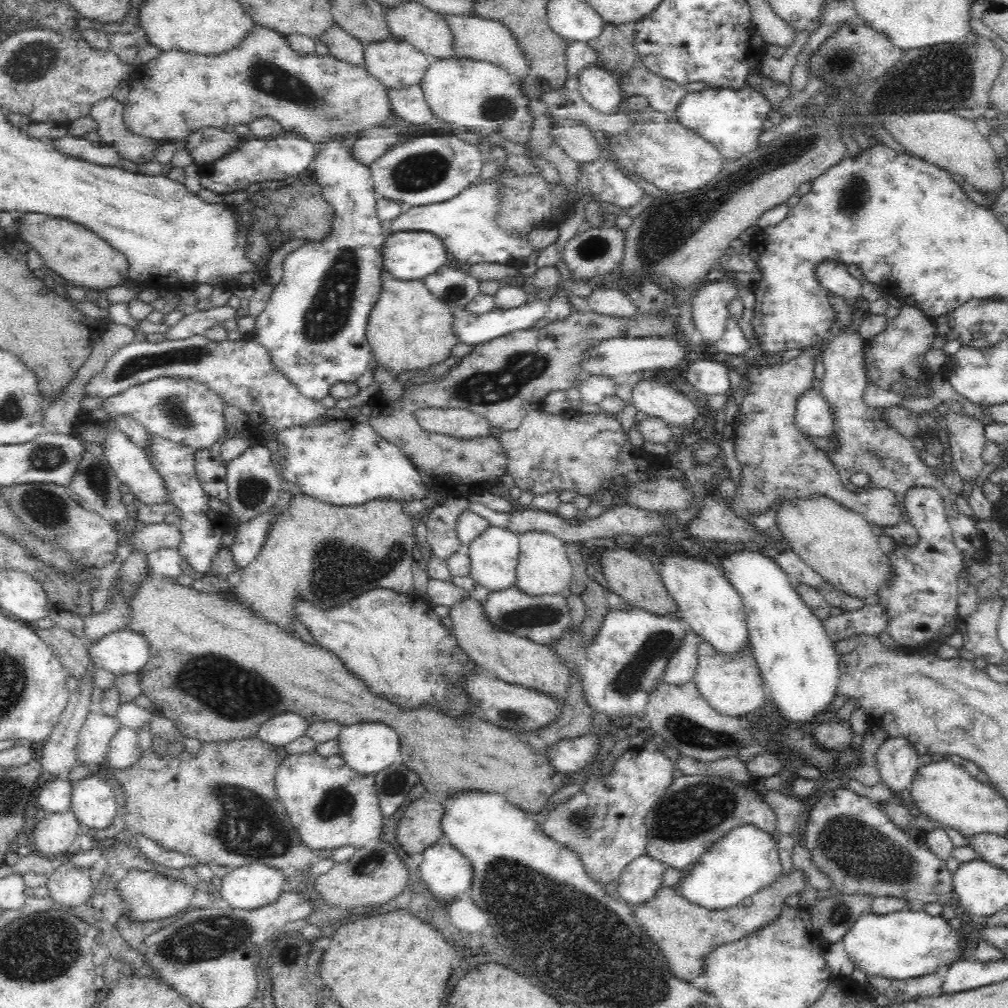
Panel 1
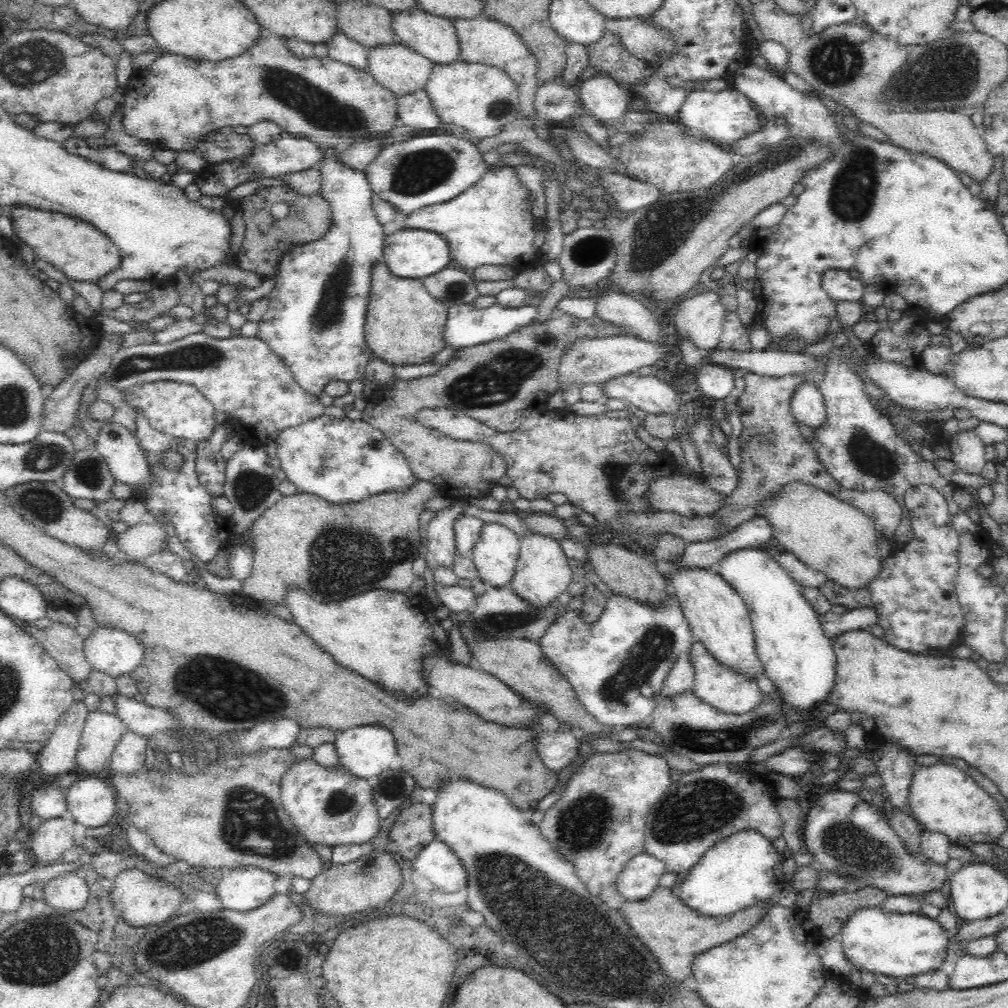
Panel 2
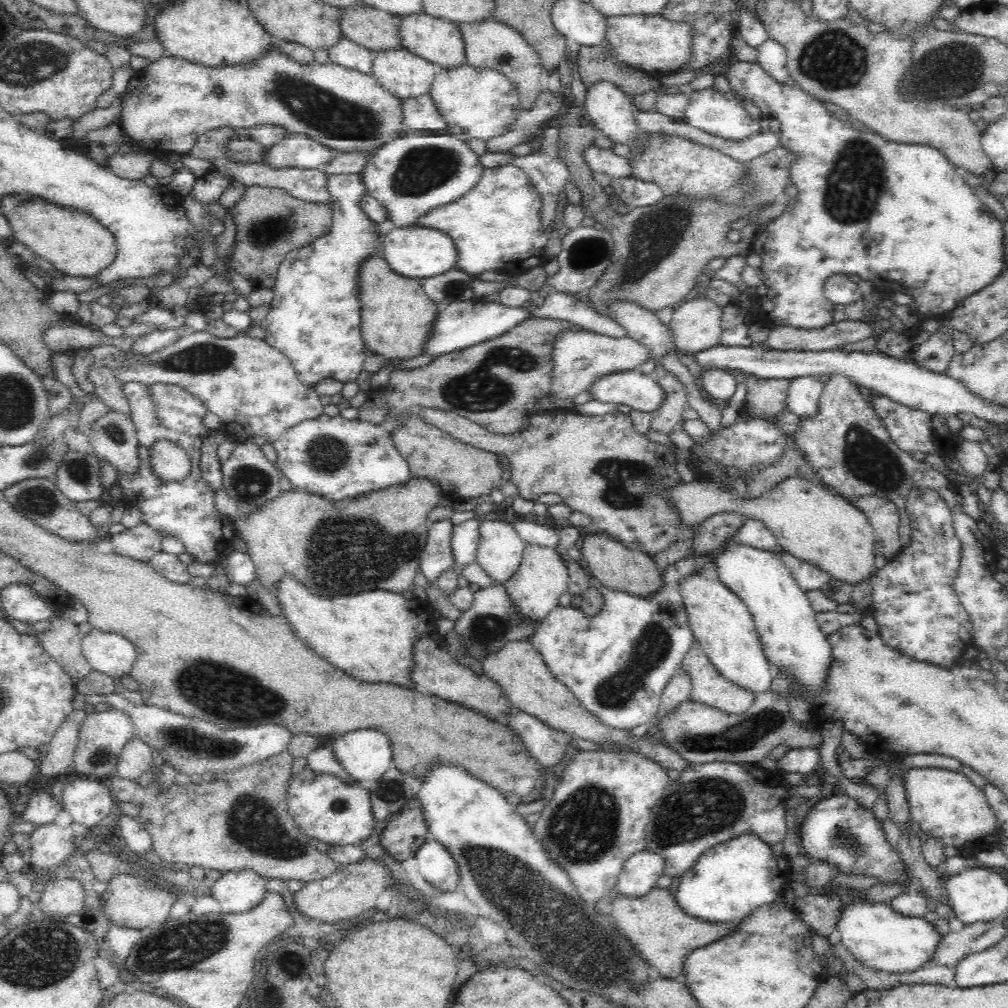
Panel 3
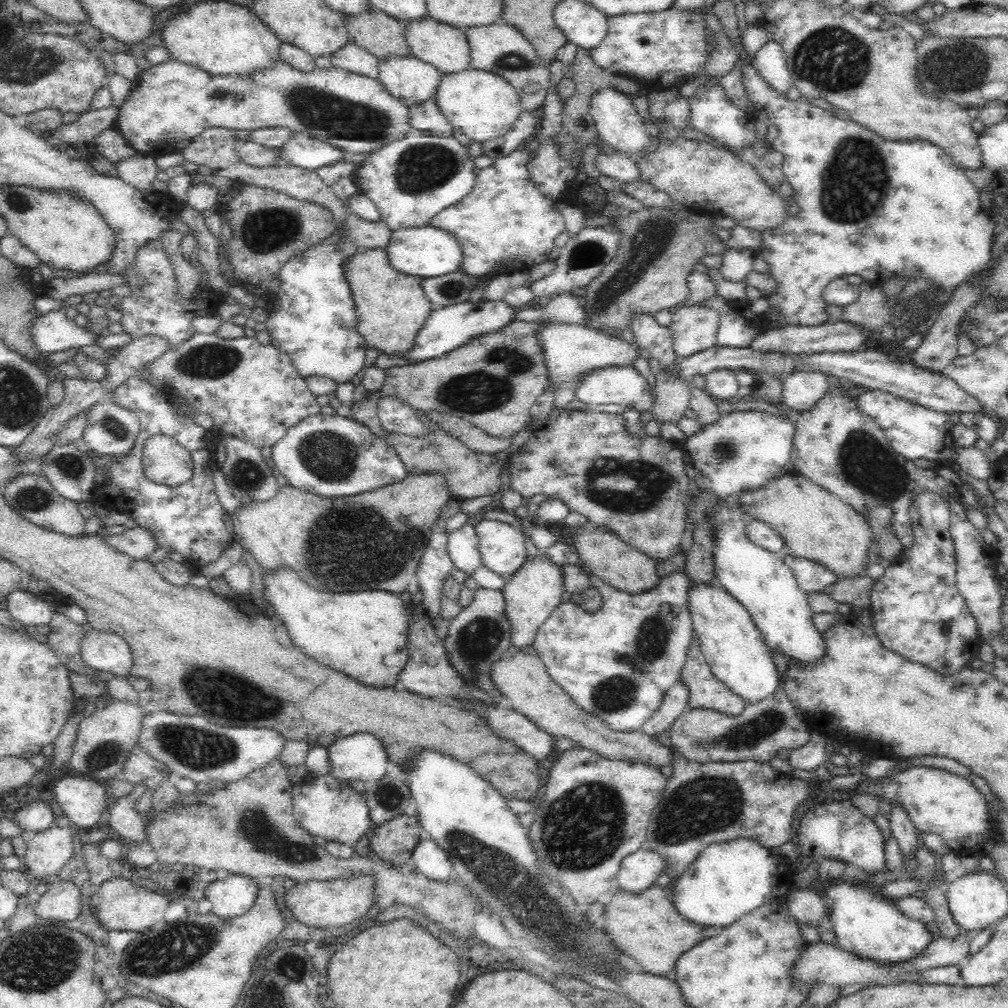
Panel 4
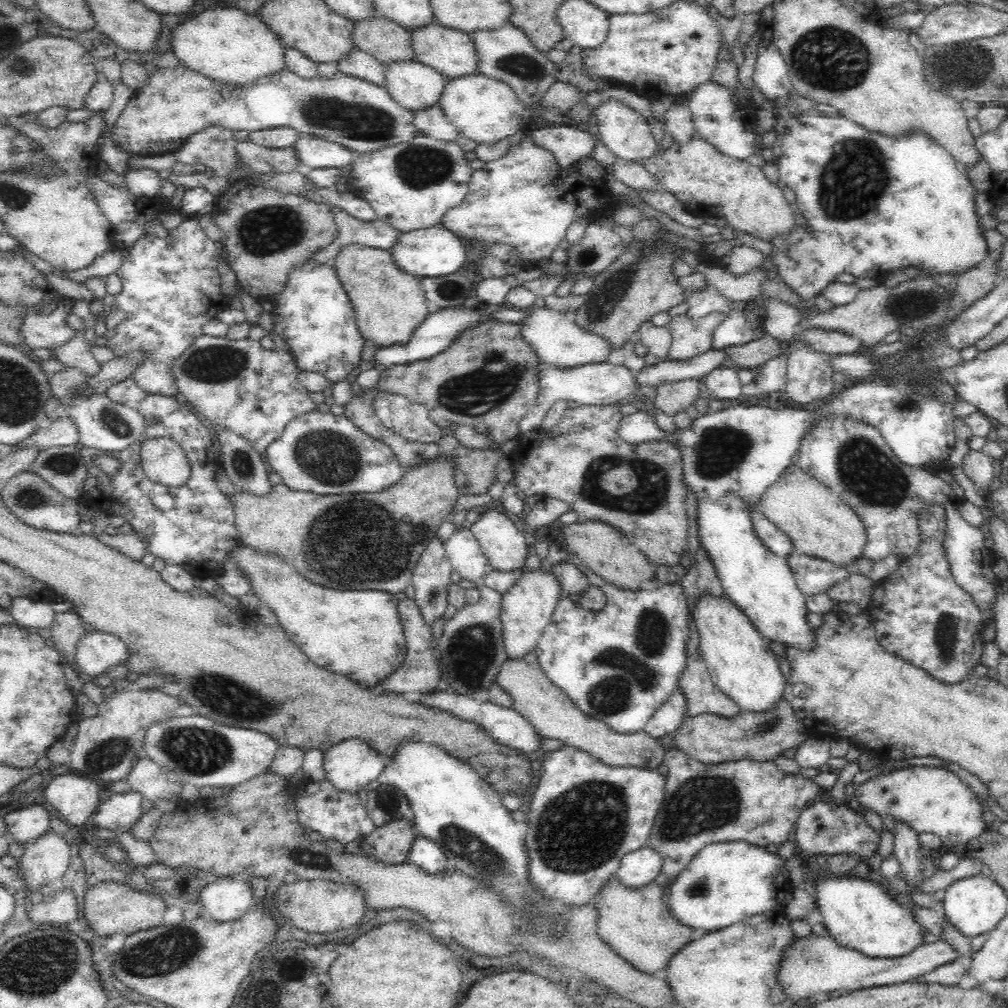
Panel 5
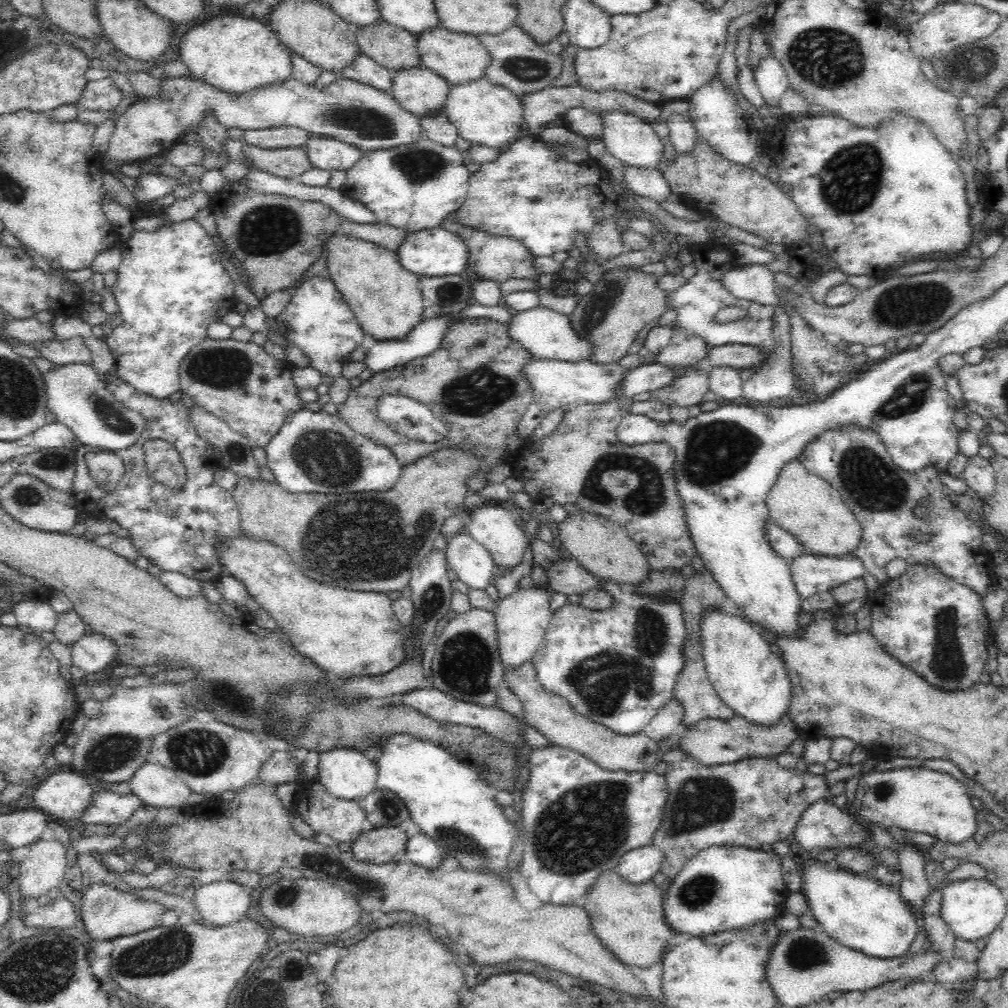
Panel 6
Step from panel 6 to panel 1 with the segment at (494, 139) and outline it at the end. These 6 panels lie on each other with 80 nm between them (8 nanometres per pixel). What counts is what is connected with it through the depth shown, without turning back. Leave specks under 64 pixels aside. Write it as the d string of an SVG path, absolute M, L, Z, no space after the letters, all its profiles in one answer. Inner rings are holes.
M452 56L446 60L430 60L421 82L423 93L436 117L480 134L481 138L496 134L520 106L522 96L518 84L506 70L494 63Z

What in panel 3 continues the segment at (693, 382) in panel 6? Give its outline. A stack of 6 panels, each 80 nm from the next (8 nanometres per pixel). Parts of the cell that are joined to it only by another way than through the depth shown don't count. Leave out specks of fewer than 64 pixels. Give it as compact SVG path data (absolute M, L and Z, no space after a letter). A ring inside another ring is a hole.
M656 364L651 376L665 394L662 405L650 412L651 428L668 435L674 431L677 424L683 422L682 413L684 408L689 406L687 390L678 378L667 372L661 364Z

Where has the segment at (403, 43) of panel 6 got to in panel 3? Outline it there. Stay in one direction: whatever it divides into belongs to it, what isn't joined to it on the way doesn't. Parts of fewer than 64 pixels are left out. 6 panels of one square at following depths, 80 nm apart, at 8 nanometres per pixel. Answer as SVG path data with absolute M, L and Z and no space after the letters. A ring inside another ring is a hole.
M366 4L344 9L340 16L344 36L372 52L402 48L400 24L402 18Z

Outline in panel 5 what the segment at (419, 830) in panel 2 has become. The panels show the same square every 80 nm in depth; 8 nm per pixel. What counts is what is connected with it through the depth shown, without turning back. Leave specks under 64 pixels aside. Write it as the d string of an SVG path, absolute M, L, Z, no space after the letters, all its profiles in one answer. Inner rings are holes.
M399 818L376 827L370 835L364 836L360 846L362 855L392 865L404 863L415 842L412 823Z

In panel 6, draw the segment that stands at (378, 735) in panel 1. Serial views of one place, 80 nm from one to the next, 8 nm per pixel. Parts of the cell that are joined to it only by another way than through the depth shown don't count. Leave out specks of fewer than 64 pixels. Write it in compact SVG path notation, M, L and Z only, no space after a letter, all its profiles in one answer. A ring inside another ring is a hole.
M333 748L319 757L317 782L330 796L356 801L376 789L377 772L378 767L368 753Z

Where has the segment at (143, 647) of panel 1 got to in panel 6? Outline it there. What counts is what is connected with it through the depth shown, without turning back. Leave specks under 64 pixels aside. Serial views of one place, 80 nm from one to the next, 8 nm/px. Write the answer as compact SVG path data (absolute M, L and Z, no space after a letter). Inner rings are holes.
M94 632L82 635L70 647L72 666L78 666L90 674L113 664L114 658L118 656L115 642Z

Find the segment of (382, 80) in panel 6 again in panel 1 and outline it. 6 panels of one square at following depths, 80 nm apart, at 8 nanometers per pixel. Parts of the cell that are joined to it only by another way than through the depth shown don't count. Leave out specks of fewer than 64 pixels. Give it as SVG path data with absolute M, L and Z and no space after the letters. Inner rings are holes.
M334 25L319 38L328 47L328 54L354 66L364 67L366 44L347 34L340 26Z

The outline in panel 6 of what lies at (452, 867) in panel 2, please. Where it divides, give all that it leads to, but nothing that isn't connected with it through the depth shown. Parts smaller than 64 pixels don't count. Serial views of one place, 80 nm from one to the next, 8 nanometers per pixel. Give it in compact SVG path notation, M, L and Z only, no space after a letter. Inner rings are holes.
M422 831L414 834L406 843L406 851L401 857L402 862L410 861L419 866L434 869L445 858L441 847L434 839Z

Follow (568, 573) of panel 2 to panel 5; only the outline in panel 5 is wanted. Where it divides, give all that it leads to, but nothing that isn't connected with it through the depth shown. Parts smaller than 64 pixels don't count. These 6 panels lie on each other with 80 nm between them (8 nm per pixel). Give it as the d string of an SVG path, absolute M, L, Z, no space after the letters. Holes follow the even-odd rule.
M540 566L532 572L524 571L510 590L502 595L500 622L502 638L508 659L519 659L535 652L538 640L546 625L551 621L557 602L561 599L558 581L546 566Z

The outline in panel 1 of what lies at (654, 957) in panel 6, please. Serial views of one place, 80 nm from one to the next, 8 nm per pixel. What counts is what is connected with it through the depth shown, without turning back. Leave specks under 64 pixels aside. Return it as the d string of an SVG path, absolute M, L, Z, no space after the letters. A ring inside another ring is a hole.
M794 870L791 874L782 875L776 882L759 890L752 897L746 898L738 906L723 911L712 911L702 906L695 906L687 902L686 898L678 893L677 888L663 886L656 890L652 901L631 906L631 908L633 908L632 915L638 916L638 922L642 922L646 935L658 945L666 957L672 975L682 981L691 982L702 974L704 958L708 956L708 952L766 926L785 906L786 896L801 894L807 890L805 874Z

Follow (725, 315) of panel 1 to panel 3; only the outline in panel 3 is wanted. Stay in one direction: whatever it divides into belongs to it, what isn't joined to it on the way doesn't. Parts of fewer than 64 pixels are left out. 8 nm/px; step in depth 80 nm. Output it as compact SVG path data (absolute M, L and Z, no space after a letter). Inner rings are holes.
M708 298L680 302L668 324L680 356L720 345L721 318L721 306Z

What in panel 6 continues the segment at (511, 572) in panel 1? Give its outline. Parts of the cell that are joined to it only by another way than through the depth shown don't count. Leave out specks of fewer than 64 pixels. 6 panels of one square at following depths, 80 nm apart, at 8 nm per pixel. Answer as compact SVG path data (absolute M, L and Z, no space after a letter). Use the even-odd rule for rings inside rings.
M487 504L475 508L468 514L470 515L470 524L467 527L467 532L470 533L470 536L490 551L497 566L513 569L522 560L527 549L527 541L518 519L511 514L505 505L491 506Z

